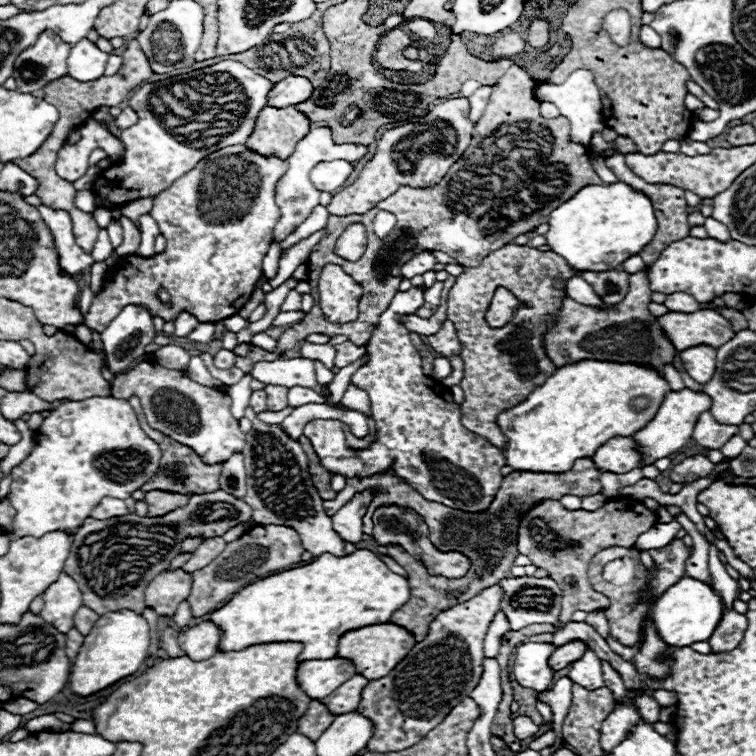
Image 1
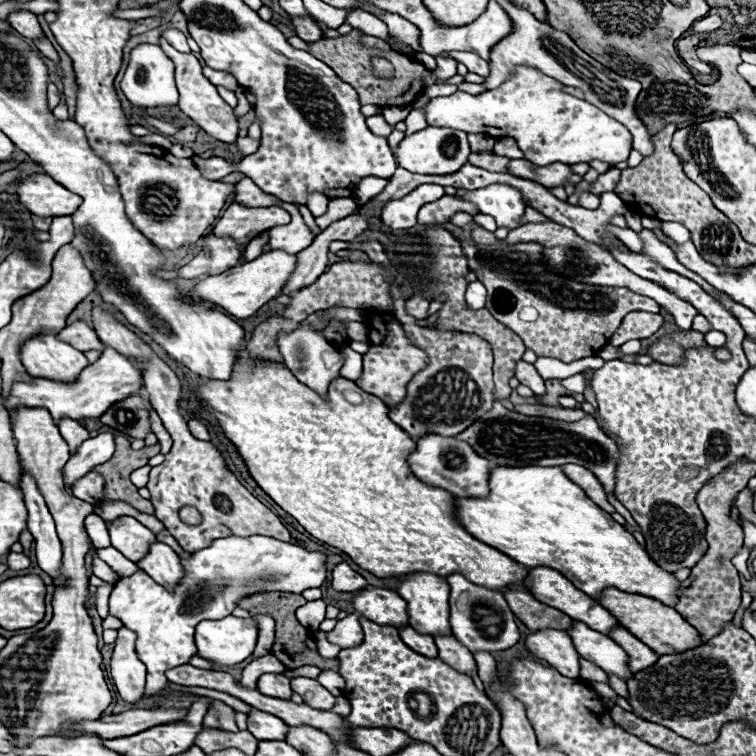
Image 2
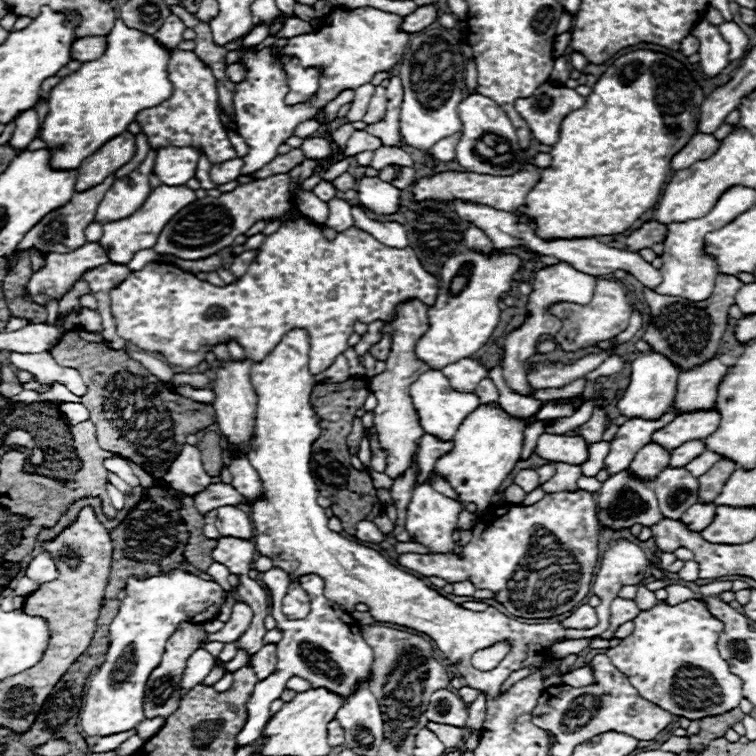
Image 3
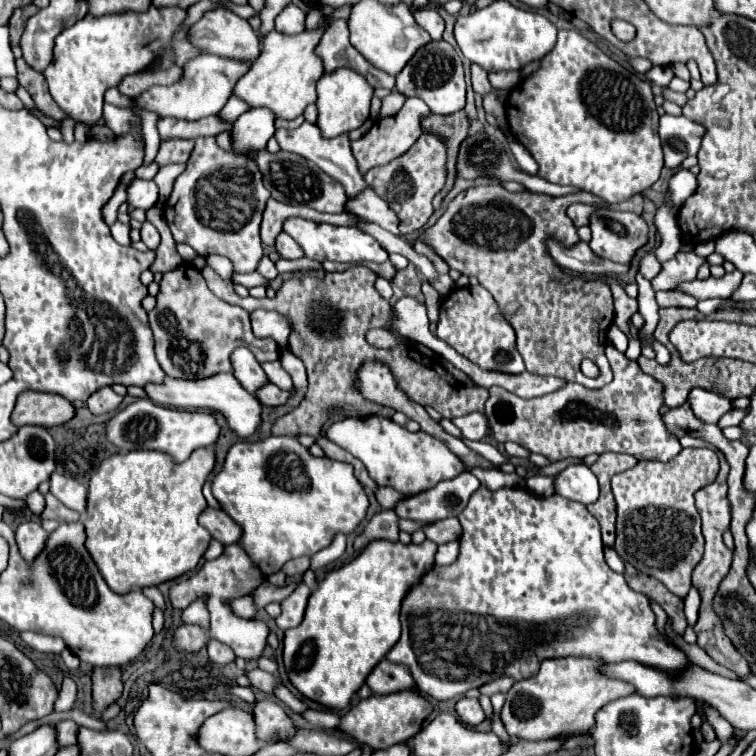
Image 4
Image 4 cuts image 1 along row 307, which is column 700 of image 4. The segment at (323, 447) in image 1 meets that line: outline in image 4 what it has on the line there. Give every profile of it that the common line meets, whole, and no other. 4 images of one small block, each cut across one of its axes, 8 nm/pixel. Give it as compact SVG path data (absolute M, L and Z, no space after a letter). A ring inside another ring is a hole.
M694 388L686 400L694 412L694 416L702 422L716 422L724 412L732 408L732 402L720 394Z

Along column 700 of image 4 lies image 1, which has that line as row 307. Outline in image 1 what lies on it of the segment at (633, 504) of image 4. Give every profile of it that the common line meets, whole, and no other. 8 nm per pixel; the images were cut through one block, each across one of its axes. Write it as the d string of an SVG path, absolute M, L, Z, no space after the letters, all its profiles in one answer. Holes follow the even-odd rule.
M510 242L488 254L480 266L464 268L448 294L448 320L454 322L462 346L460 358L464 360L464 378L460 382L460 388L466 394L466 400L460 404L462 424L488 438L498 448L504 448L506 438L500 434L496 416L504 408L512 408L524 400L528 392L544 384L544 380L556 370L544 352L544 340L538 338L542 338L546 328L552 326L556 308L560 308L560 298L566 296L562 284L572 276L574 272L564 264L564 260L560 260L560 256L554 256L554 252L540 252ZM498 286L508 288L526 302L528 308L520 308L508 326L494 330L484 322L484 318Z

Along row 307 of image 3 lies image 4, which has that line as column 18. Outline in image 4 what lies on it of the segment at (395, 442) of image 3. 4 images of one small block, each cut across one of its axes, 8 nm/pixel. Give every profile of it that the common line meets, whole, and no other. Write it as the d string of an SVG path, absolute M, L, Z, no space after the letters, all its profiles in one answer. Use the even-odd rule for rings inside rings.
M22 392L18 396L18 404L14 408L14 424L16 426L60 426L66 424L76 416L76 410L70 400L66 400L60 394L48 394L48 392Z

